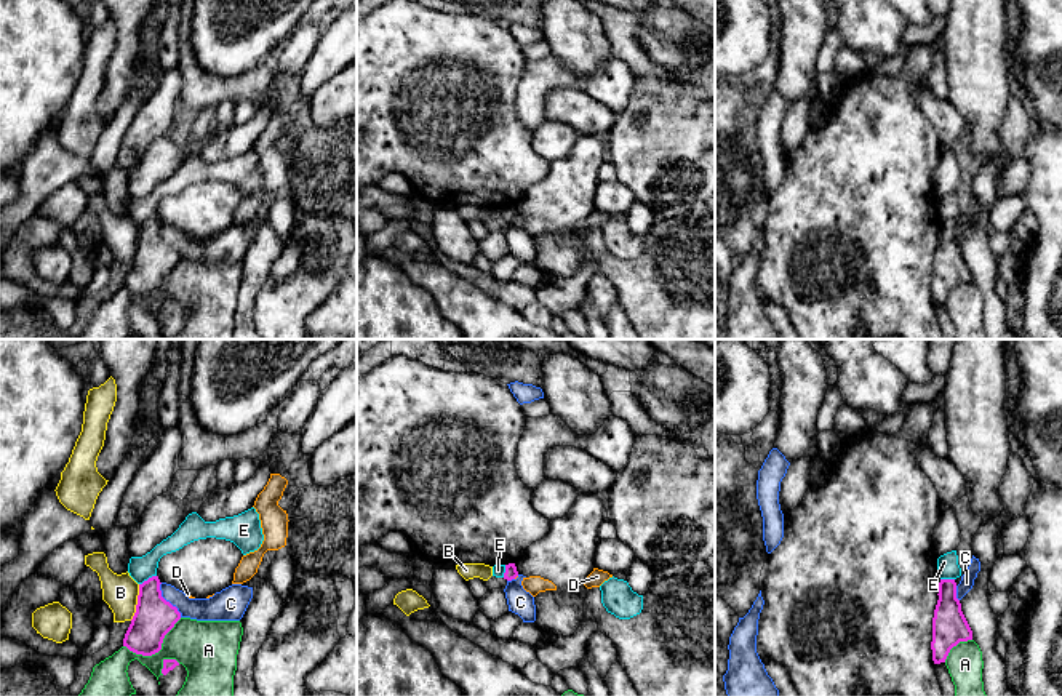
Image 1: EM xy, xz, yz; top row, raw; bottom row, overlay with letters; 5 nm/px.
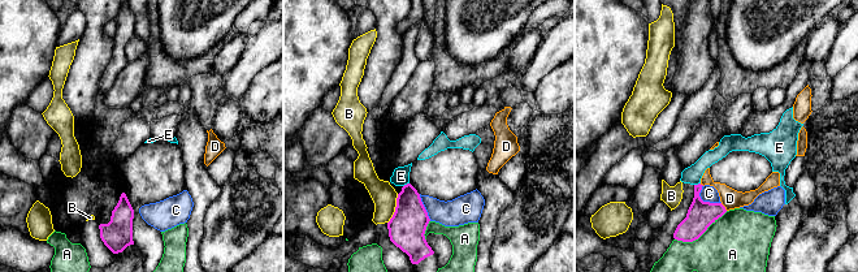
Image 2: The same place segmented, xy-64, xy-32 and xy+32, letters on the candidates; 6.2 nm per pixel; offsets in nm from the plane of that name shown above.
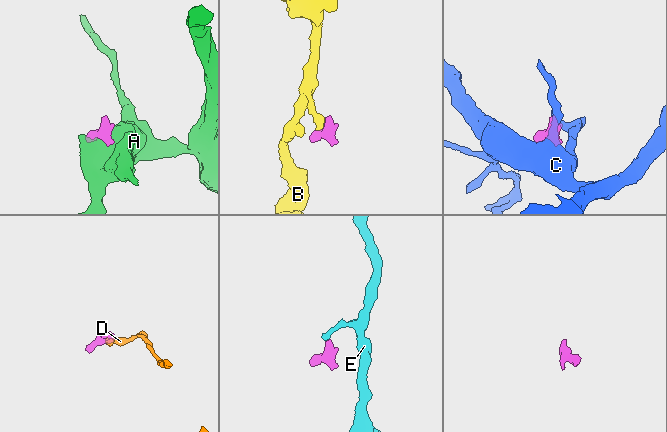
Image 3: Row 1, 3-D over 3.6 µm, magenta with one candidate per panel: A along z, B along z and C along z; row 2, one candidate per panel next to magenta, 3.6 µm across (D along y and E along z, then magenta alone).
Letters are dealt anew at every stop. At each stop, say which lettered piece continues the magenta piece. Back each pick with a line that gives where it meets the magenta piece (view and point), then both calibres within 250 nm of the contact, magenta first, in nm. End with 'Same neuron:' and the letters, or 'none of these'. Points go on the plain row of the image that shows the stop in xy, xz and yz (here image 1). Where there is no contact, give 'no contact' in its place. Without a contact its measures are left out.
Same neuron: none of these

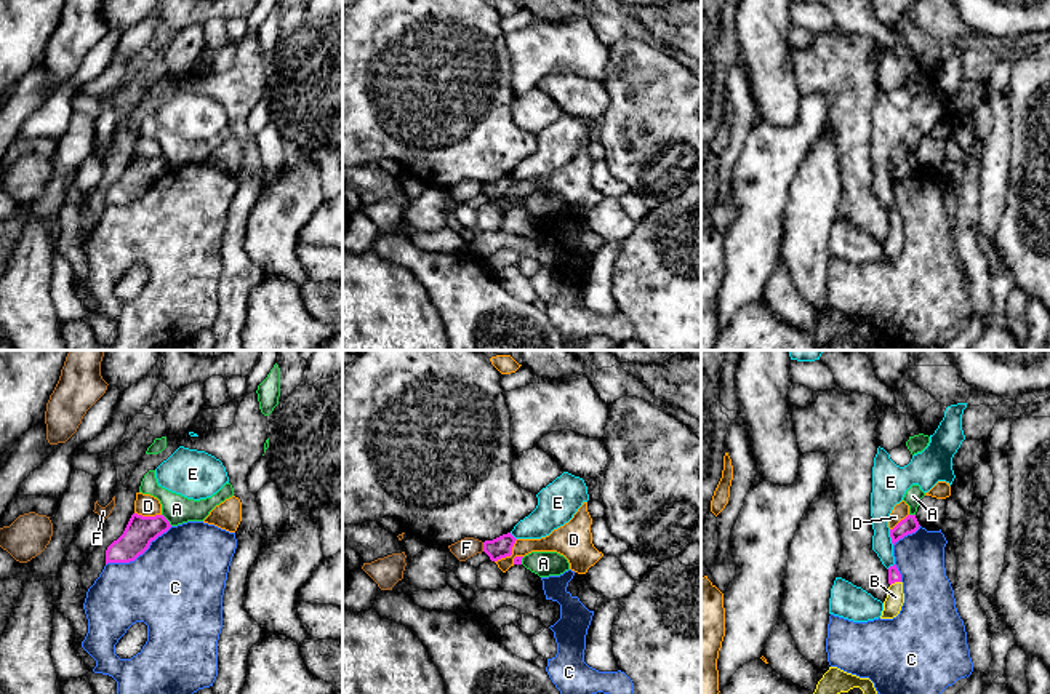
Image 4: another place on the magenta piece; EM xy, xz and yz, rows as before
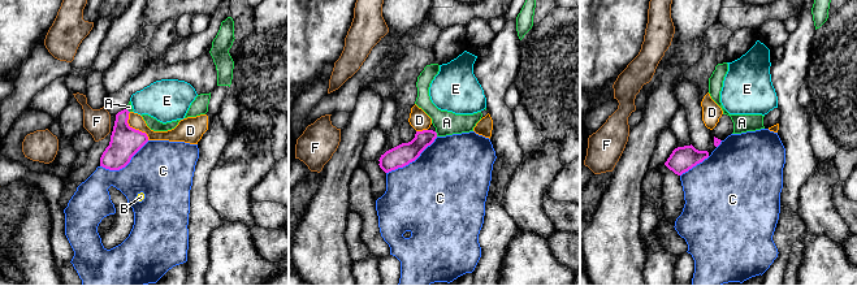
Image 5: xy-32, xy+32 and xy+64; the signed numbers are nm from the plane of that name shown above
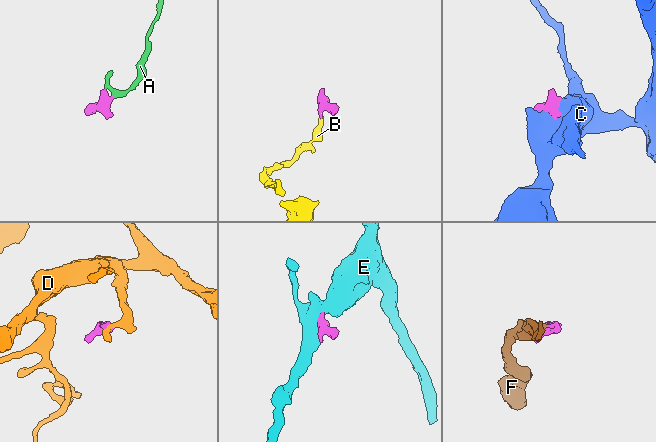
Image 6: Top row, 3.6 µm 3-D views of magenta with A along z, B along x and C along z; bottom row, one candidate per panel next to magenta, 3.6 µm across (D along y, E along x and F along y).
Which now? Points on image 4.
B: yz (895, 223) | 60/90 nm
Same neuron: B

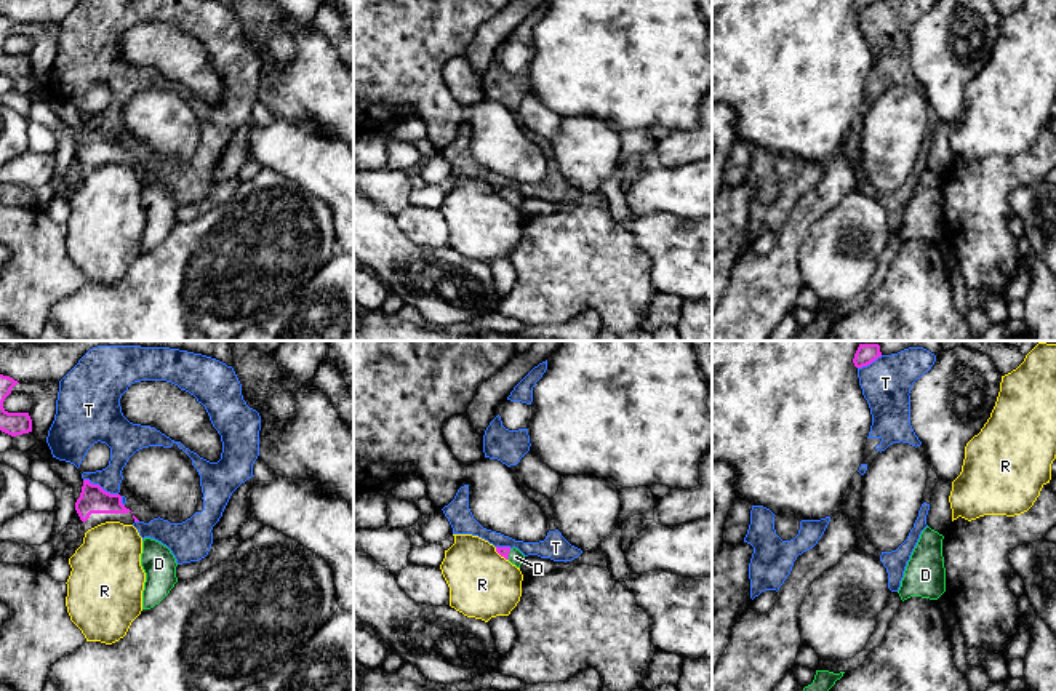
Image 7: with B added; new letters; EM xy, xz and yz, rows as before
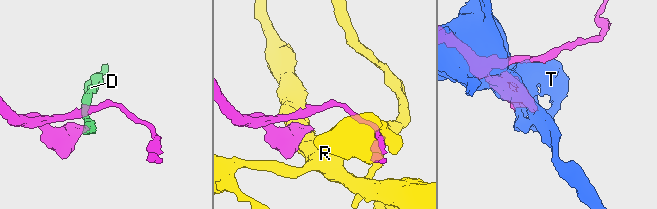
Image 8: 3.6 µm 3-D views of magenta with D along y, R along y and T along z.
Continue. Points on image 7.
D: xz (509, 194) | 50/80 nm
Same neuron: D

